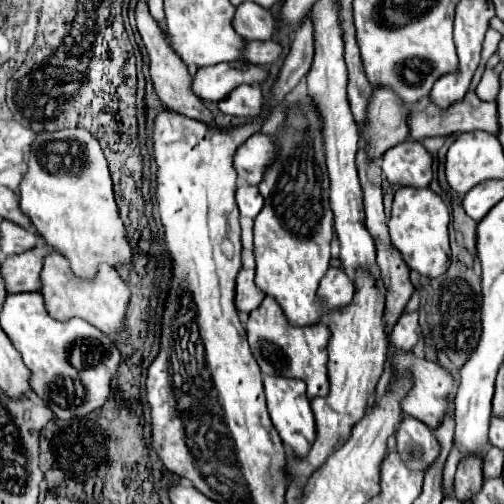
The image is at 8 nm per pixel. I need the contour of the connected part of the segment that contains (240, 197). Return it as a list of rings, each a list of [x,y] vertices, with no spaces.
[[[239,186],[235,192],[235,200],[241,216],[255,218],[263,208],[263,196],[259,194],[257,186]]]

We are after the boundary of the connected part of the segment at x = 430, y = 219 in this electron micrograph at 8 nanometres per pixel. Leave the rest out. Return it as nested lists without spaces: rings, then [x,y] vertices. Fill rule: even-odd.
[[[399,188],[395,192],[393,210],[389,218],[389,236],[393,246],[401,252],[403,260],[407,260],[407,266],[411,270],[417,270],[421,276],[437,278],[449,268],[449,222],[451,212],[447,204],[431,188]]]

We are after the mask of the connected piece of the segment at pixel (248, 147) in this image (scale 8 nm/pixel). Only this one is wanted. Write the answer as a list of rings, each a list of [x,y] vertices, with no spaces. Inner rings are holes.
[[[257,132],[237,148],[233,156],[233,166],[245,182],[259,184],[265,168],[275,158],[275,150],[275,140],[263,132]]]

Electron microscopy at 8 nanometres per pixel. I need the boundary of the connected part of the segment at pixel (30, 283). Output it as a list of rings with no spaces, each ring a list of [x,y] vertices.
[[[41,244],[23,254],[5,256],[1,260],[1,276],[7,292],[35,292],[41,288],[39,272],[43,266],[45,254],[51,252],[51,246]]]

